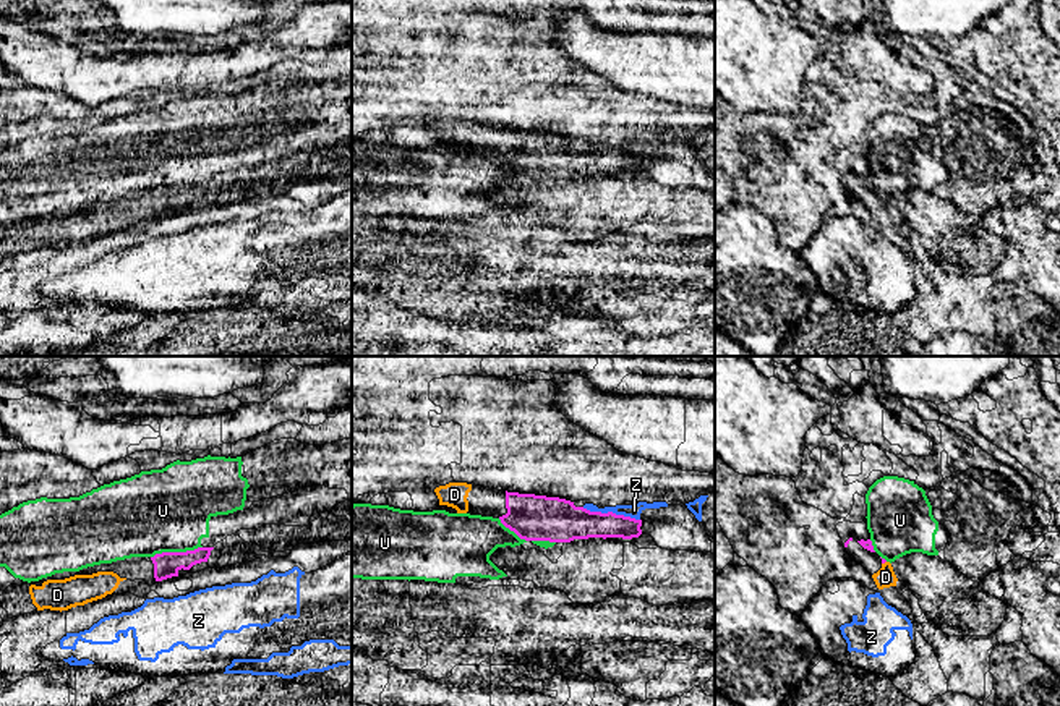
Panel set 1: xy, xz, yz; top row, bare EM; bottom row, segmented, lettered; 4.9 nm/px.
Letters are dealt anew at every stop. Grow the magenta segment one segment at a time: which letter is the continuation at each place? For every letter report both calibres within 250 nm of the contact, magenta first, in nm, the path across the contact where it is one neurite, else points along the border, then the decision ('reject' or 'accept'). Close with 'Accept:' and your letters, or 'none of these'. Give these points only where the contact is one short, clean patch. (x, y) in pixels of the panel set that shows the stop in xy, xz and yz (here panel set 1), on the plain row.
D: 20/100 nm | across yz (884, 198), (884, 199), (885, 214) | accept
U: 130/420 nm | along xy (201, 183), (192, 188), (162, 188), (151, 195) | reject
Z: 200/70 nm | along xz (582, 144), (592, 149), (623, 151), (639, 157) | reject
Accept: D

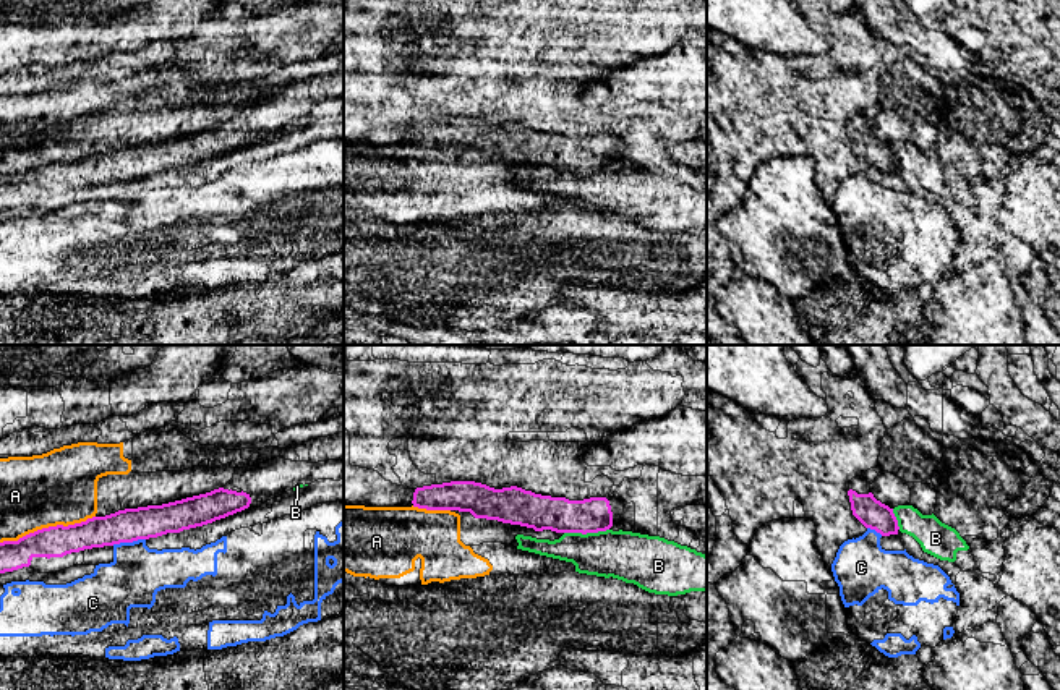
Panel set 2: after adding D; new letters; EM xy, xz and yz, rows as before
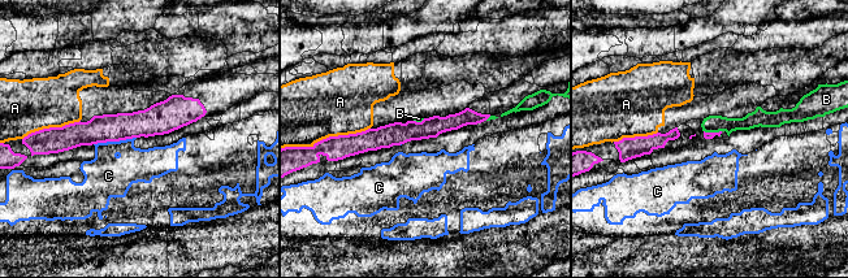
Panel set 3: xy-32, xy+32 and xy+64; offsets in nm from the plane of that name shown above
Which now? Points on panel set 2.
A: 160/360 nm | along xy (94, 153), (67, 162), (42, 164), (0, 180) | reject
B: 180/240 nm | along xz (608, 166), (564, 170) | reject
C: 170/280 nm | along xy (145, 175), (112, 182) | reject
Accept: none of these

